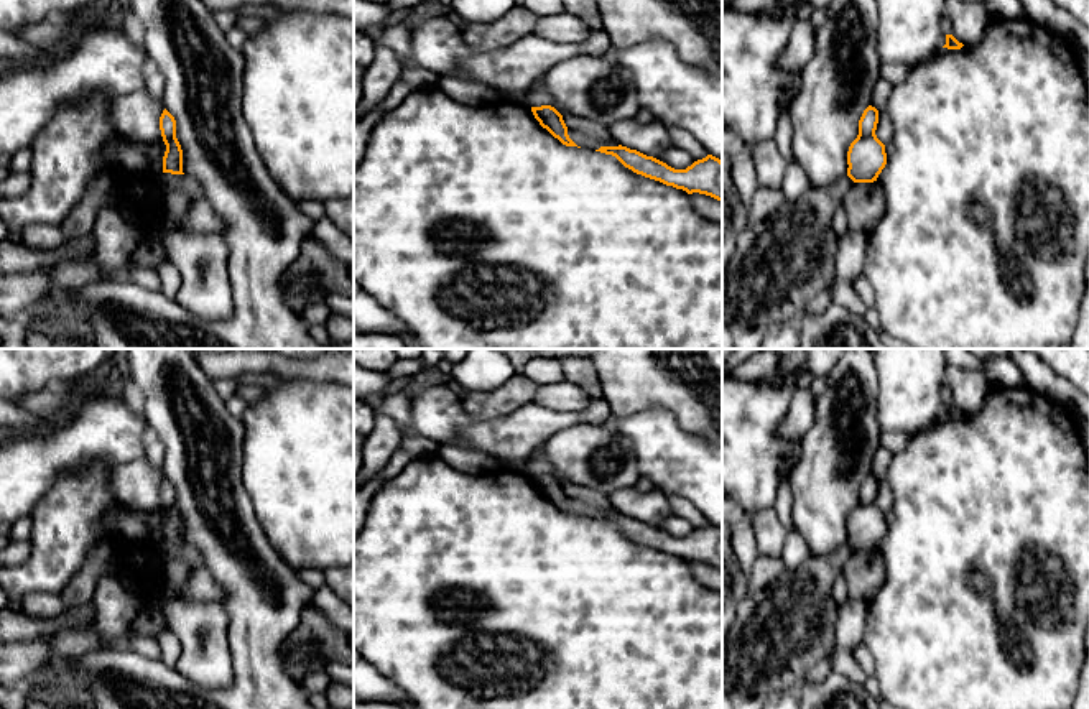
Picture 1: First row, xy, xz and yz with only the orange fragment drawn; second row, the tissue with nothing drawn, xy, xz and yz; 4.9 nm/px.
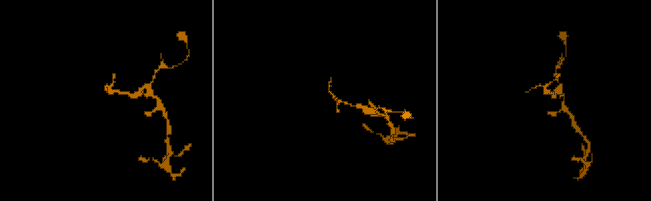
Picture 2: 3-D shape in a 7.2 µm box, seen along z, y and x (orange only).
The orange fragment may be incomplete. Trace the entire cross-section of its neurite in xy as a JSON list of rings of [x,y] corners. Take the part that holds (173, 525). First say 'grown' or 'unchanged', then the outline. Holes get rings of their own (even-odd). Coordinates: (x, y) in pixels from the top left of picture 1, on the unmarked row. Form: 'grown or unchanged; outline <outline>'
unchanged; outline [[[166,477],[160,485],[160,498],[161,498],[163,510],[166,513],[166,520],[163,525],[163,541],[184,543],[183,518],[176,507],[176,489]]]

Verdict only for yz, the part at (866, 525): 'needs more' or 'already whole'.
already whole

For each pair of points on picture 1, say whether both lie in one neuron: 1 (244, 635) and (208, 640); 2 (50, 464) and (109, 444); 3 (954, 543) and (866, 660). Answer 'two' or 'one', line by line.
1: two
2: one
3: two

